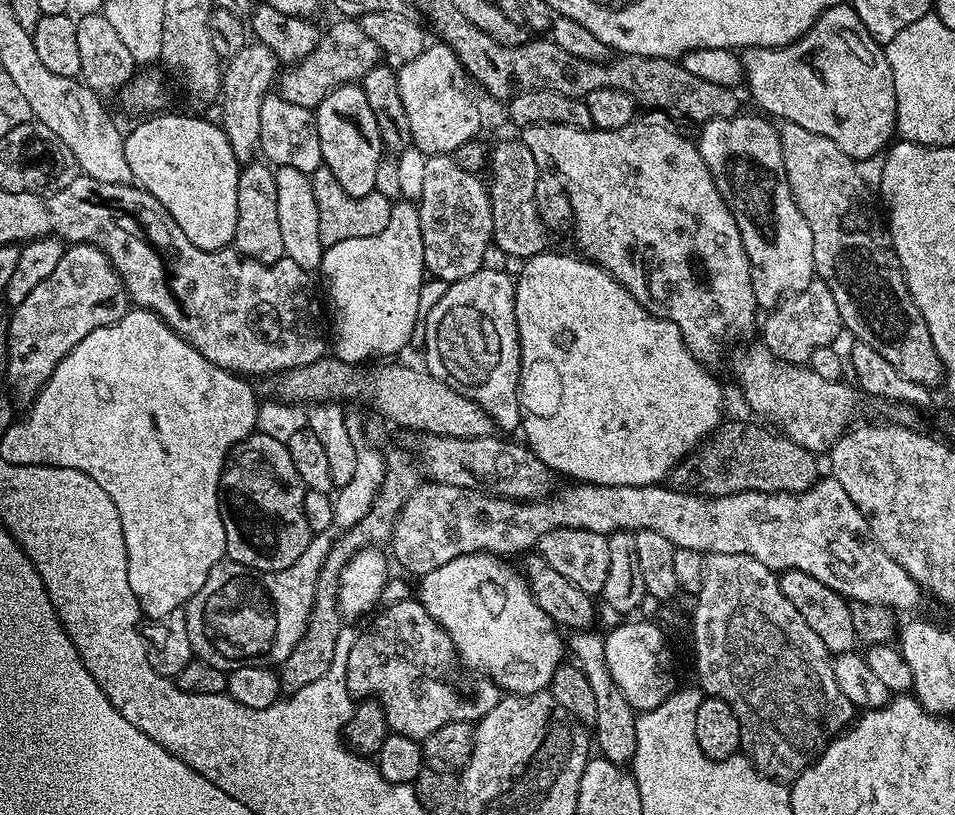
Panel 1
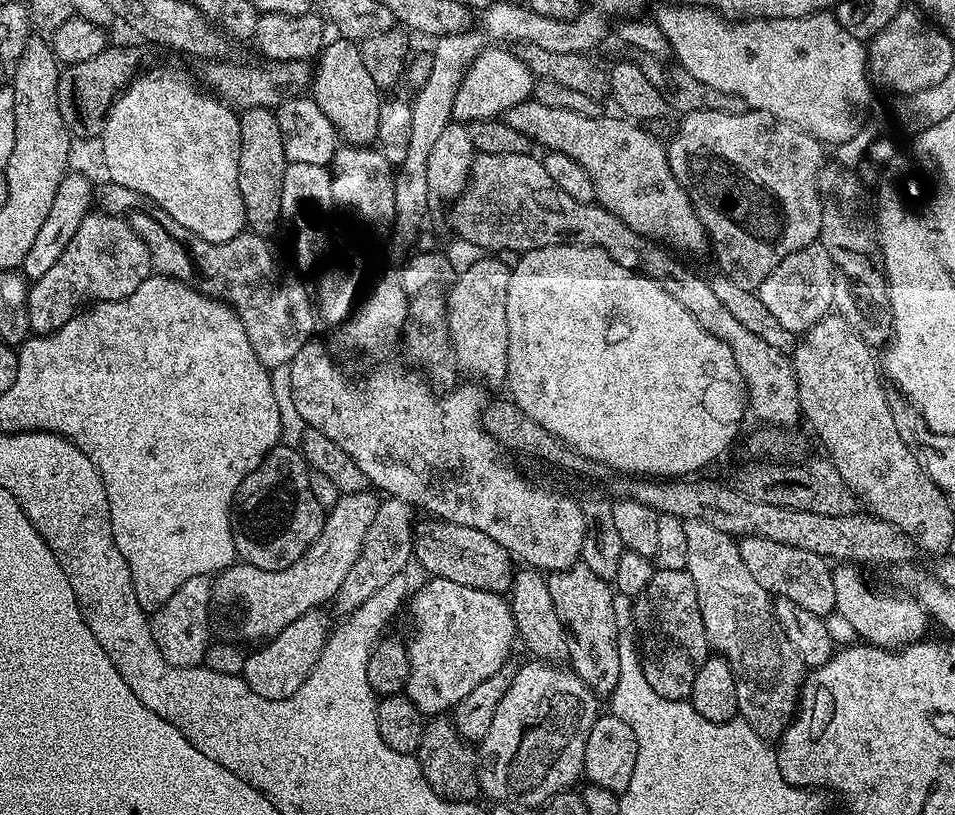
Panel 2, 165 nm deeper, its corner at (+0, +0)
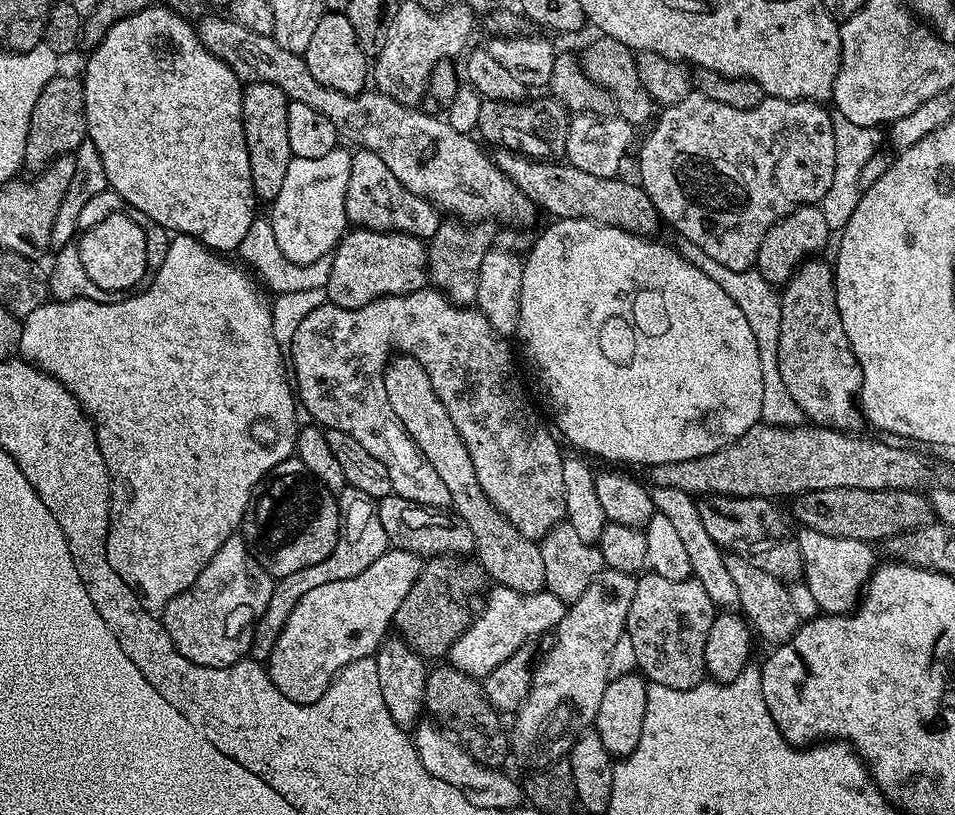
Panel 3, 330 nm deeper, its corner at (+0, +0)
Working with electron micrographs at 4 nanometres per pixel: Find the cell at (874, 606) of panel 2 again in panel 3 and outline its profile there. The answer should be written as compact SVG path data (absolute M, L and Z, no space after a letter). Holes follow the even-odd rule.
M805 527L796 532L796 541L798 550L802 550L802 581L814 594L819 611L824 614L851 612L859 604L868 579L878 567L878 559L872 553L873 545L867 540L831 536Z

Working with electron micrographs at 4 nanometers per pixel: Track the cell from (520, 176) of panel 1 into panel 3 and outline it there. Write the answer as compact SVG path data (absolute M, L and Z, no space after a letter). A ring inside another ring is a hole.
M209 14L199 21L198 31L202 46L219 60L224 60L230 70L244 84L253 84L261 80L270 82L270 86L278 86L282 94L286 94L289 100L303 102L305 106L311 106L318 110L318 114L326 114L330 122L334 122L337 137L349 140L347 143L352 146L359 146L361 149L378 154L382 162L390 169L390 174L406 186L414 194L426 198L431 204L435 204L441 213L453 212L453 217L464 222L499 222L504 224L528 224L538 214L538 208L532 203L532 199L518 190L518 186L507 174L492 161L491 155L483 152L481 141L466 133L459 133L450 126L447 119L430 116L426 112L419 112L421 109L416 106L409 106L402 102L394 102L386 94L375 90L359 92L357 96L342 94L338 90L330 90L330 86L322 86L314 74L310 74L310 66L306 66L303 55L290 50L282 50L278 42L271 36L254 34L242 26L238 26L232 20L223 18L218 14Z

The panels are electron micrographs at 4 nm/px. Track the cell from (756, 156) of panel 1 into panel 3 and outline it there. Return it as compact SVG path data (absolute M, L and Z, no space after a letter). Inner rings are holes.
M699 94L682 98L682 102L667 105L661 111L664 113L661 114L660 121L658 121L658 116L655 123L651 125L652 133L645 138L644 145L640 148L638 183L650 198L650 202L654 202L661 221L667 227L669 224L670 227L677 228L677 233L681 237L694 242L694 246L698 246L698 250L710 254L710 258L714 258L714 262L718 262L722 266L730 266L730 270L752 268L758 258L758 246L762 246L762 238L766 238L766 230L770 230L770 226L777 224L783 216L790 215L795 208L801 208L804 204L819 205L830 188L835 170L835 138L832 124L834 116L831 111L828 113L824 108L827 107L815 100L783 100L777 96L767 97L758 106L754 106L754 110L734 110L734 106L722 106L722 102Z

